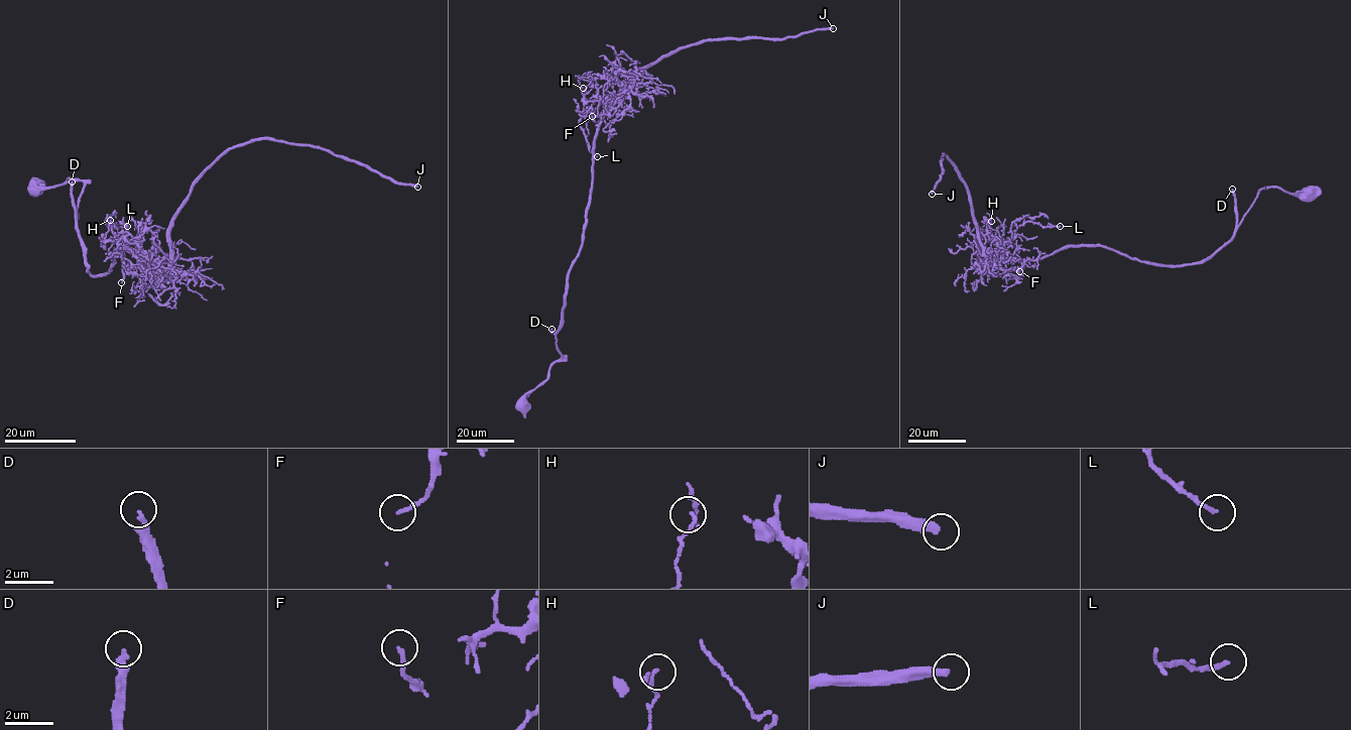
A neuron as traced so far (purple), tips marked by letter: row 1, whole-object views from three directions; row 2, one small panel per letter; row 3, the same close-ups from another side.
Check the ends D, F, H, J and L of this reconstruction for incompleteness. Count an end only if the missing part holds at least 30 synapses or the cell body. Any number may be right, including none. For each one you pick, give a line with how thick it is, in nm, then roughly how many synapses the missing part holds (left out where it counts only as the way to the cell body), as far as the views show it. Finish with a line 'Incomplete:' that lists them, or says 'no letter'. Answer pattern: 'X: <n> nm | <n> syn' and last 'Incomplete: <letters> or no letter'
D: 280 nm | 200 syn
J: 320 nm | 500 syn
Incomplete: D, J

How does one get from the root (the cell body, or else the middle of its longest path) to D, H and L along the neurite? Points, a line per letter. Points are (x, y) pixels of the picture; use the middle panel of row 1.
D: (522, 405), (525, 396), (547, 378), (549, 368), (561, 358), (551, 329)
H: (522, 405), (561, 358), (556, 335), (582, 243), (593, 140), (623, 90), (606, 75), (581, 79), (583, 88)
L: (522, 405), (561, 358), (556, 335), (582, 243), (593, 140), (611, 105), (603, 101), (579, 122), (597, 156)

